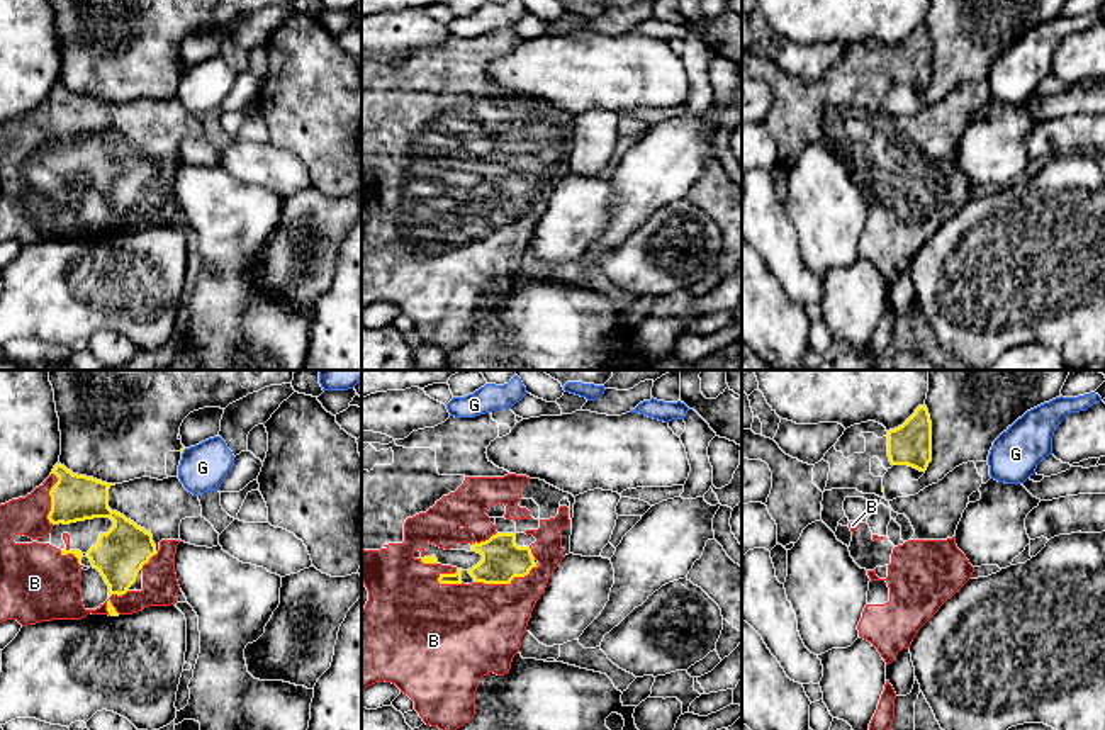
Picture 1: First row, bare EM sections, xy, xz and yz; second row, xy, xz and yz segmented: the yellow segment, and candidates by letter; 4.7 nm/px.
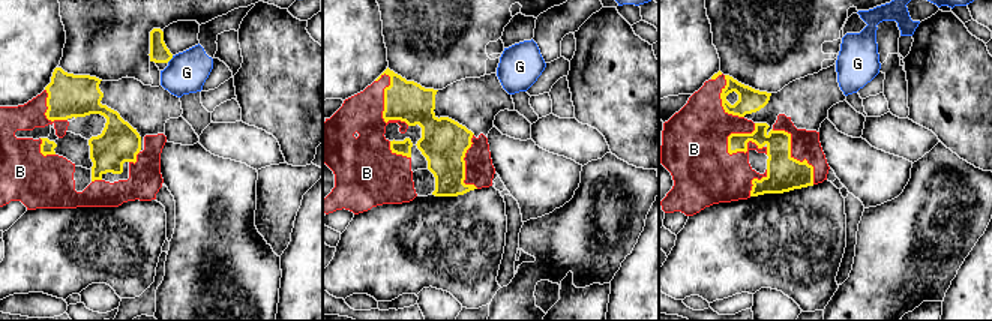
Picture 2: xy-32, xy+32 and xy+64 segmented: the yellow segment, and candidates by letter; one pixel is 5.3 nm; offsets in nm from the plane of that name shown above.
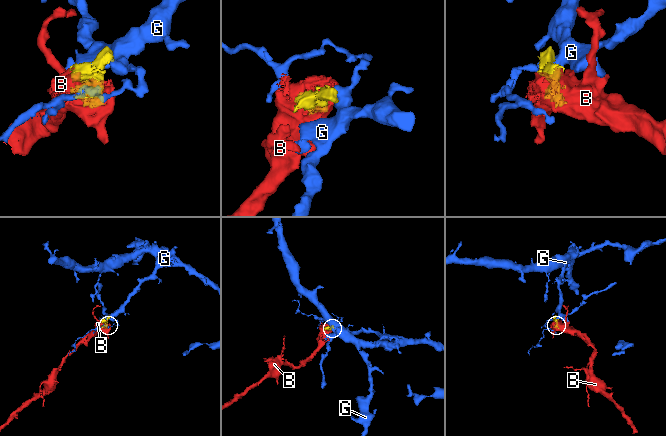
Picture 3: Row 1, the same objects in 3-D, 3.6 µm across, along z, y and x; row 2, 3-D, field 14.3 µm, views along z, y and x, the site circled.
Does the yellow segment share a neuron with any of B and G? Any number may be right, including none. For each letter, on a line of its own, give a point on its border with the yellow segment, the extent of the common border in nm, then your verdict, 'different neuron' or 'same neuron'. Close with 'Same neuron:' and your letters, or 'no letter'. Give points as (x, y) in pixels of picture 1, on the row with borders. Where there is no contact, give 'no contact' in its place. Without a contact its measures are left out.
B: xz (504, 583) | 300 nm | same neuron
G: xy (182, 452) | 40 nm | different neuron
Same neuron: B

